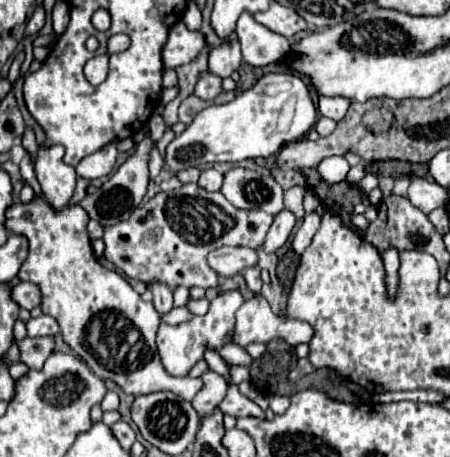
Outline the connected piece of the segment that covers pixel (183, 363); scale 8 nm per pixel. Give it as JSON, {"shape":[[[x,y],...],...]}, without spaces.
{"shape":[[[239,291],[223,293],[221,297],[213,299],[209,305],[209,313],[205,317],[193,317],[181,325],[167,325],[161,323],[157,331],[157,347],[161,355],[161,363],[169,375],[187,375],[195,361],[203,357],[205,347],[223,347],[227,343],[227,333],[235,325],[235,311],[241,307],[243,297]]]}

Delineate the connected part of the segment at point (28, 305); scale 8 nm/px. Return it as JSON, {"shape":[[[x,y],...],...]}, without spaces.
{"shape":[[[19,283],[13,291],[11,291],[11,297],[13,301],[21,307],[21,309],[33,309],[41,303],[41,293],[39,293],[39,287],[33,285],[33,283]]]}

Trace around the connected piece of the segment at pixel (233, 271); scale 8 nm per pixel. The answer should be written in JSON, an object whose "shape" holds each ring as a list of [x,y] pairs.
{"shape":[[[221,247],[211,251],[211,255],[207,257],[207,263],[223,277],[235,277],[237,273],[243,273],[247,267],[255,267],[257,261],[257,251],[247,247]]]}

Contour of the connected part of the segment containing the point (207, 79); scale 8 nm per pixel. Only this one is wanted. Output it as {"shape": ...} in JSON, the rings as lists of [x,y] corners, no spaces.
{"shape":[[[203,73],[195,85],[195,95],[203,101],[213,101],[221,93],[221,79],[211,73]]]}

